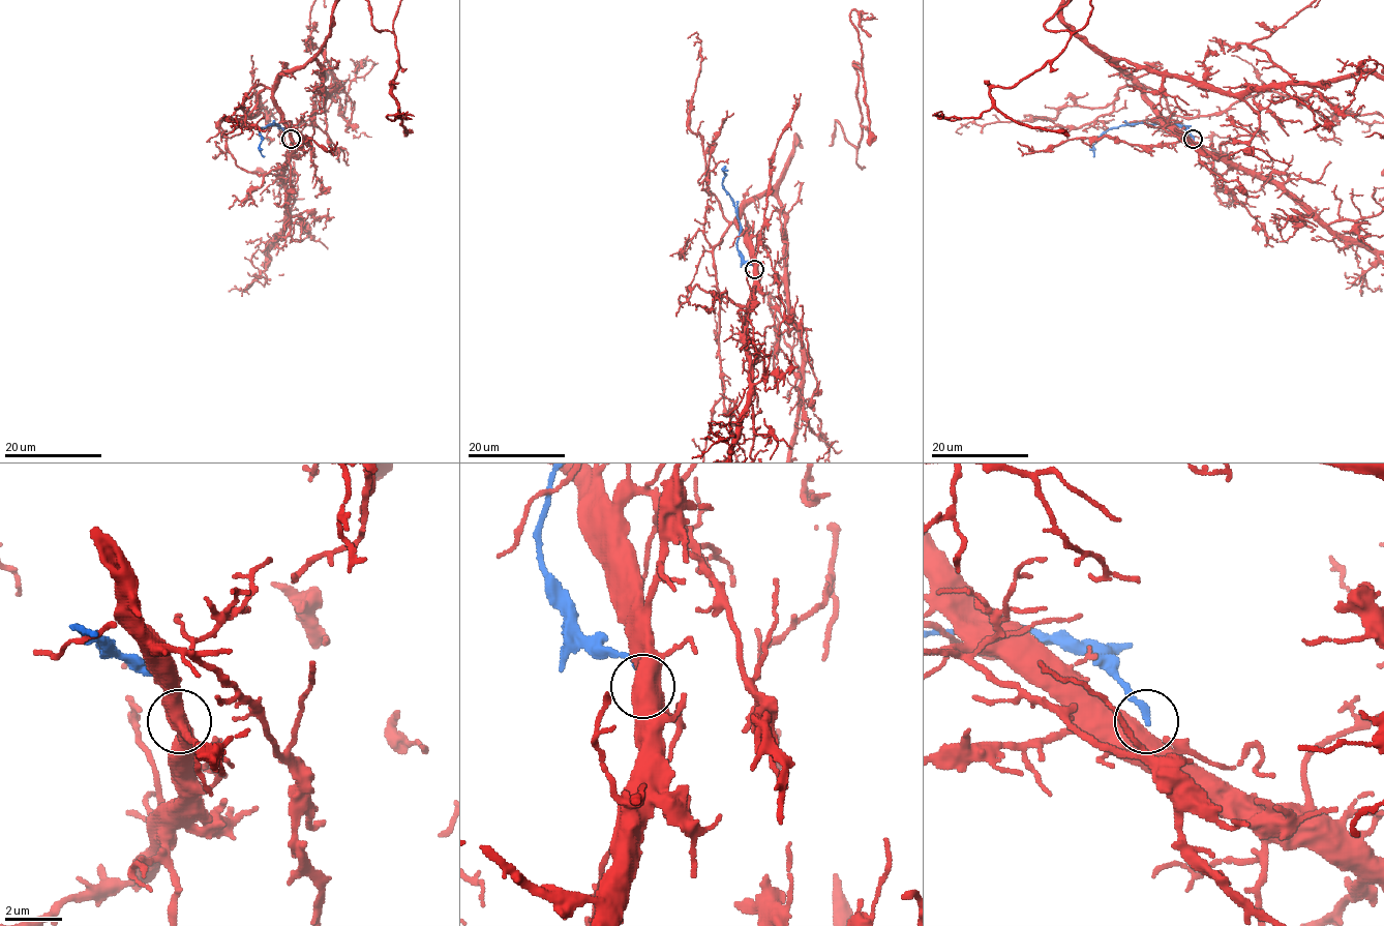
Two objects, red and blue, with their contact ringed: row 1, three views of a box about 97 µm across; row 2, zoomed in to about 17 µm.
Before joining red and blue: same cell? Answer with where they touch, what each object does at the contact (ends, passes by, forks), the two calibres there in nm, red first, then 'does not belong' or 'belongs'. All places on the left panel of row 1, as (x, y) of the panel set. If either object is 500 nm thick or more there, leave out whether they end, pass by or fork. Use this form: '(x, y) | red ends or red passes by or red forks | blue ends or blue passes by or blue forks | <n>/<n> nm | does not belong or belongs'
(291, 139) | 750/220 nm | does not belong

